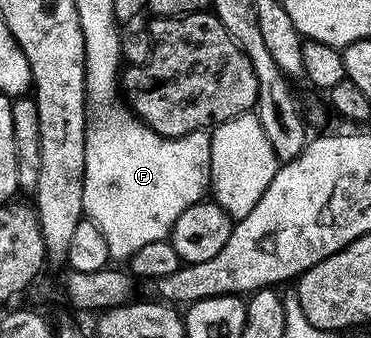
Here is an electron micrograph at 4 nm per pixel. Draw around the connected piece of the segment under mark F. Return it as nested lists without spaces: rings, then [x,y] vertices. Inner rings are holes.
[[[84,41],[84,99],[88,118],[82,191],[84,217],[102,231],[109,258],[116,263],[127,262],[134,251],[146,247],[146,243],[165,240],[171,234],[178,215],[205,200],[212,180],[210,147],[214,144],[211,132],[203,129],[181,137],[163,137],[134,115],[133,110],[131,113],[123,109],[121,97],[122,57],[92,57],[92,41]]]

